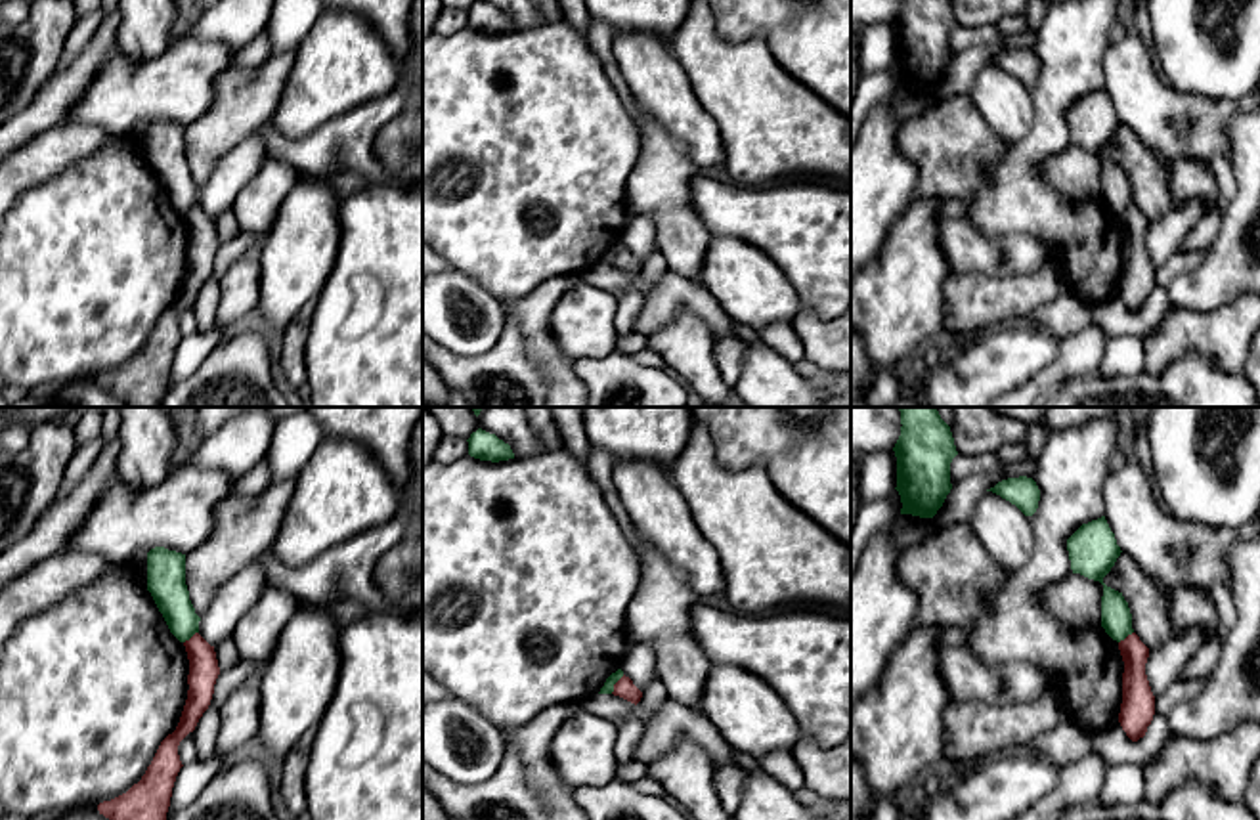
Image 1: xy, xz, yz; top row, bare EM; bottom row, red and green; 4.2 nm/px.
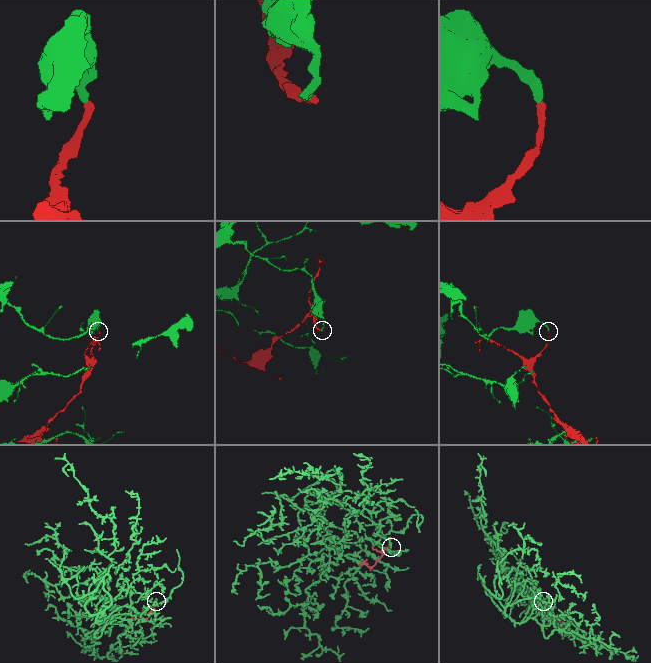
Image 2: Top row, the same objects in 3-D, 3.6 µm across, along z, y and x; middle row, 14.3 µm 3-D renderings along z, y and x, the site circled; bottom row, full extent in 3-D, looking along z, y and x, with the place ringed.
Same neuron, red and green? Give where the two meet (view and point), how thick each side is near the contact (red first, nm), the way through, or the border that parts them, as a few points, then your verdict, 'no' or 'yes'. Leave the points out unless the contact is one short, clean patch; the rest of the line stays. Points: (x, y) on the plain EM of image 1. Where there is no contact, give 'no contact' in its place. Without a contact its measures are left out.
meets red in xz at (614, 257); 80 nm thick on the red side, 50 nm on the other; border along xz (624, 247), (610, 264); no

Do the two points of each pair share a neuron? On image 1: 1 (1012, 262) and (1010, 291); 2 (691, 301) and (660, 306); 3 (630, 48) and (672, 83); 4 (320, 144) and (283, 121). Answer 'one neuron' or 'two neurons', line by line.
1: two neurons
2: one neuron
3: one neuron
4: two neurons

